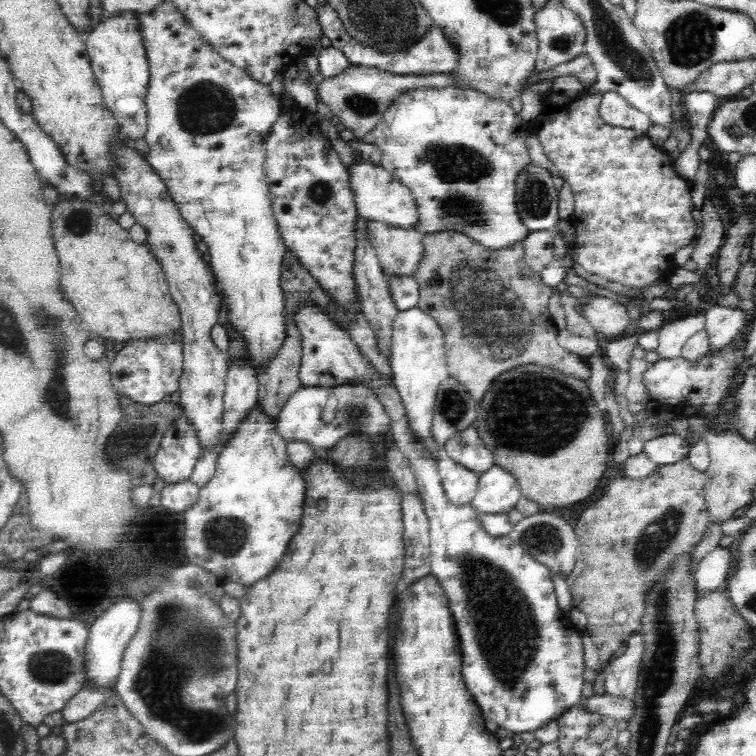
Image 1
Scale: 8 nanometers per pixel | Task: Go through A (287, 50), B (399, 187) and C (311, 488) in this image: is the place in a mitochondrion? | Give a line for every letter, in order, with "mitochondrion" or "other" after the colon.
A: other
B: other
C: other

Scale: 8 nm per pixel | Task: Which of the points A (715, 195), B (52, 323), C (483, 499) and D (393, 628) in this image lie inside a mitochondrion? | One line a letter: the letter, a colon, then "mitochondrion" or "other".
A: other
B: mitochondrion
C: other
D: other

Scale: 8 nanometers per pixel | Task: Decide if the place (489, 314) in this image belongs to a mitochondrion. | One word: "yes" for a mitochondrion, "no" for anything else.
yes

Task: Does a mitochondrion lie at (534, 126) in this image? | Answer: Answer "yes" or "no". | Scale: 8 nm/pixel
no

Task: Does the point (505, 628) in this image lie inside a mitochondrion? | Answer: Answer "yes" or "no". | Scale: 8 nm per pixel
yes

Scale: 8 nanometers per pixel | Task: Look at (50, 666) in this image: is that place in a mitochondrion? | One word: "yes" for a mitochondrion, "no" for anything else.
yes

